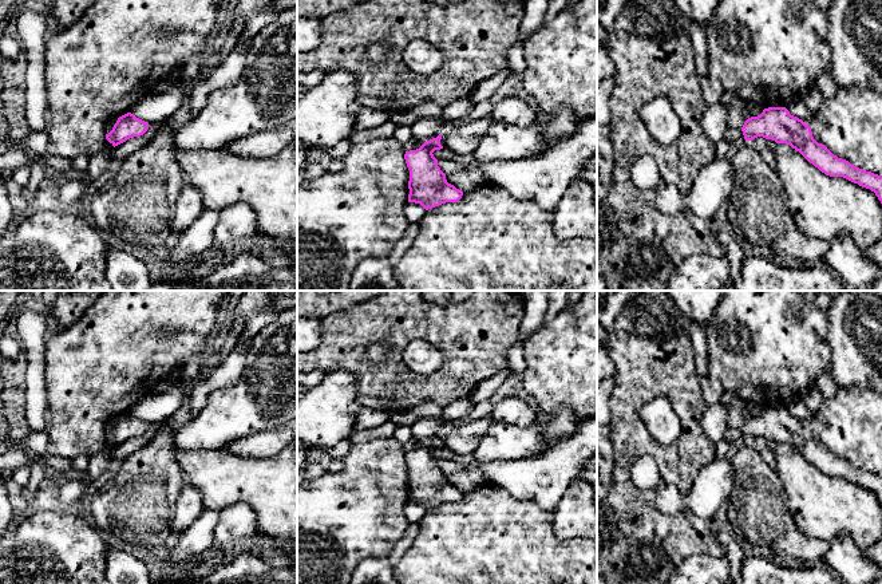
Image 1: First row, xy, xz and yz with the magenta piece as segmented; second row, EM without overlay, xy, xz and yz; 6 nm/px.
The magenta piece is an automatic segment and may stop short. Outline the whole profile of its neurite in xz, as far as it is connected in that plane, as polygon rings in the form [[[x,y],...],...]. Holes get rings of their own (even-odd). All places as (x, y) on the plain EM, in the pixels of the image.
[[[442,434],[404,454],[410,470],[408,502],[420,504],[426,510],[446,502],[458,502],[463,496],[462,490],[447,482],[446,474],[432,454],[443,449],[440,439]]]

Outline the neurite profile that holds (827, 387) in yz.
[[[827,371],[819,374],[816,387],[820,390],[824,400],[834,398],[838,390],[838,386],[832,382]]]

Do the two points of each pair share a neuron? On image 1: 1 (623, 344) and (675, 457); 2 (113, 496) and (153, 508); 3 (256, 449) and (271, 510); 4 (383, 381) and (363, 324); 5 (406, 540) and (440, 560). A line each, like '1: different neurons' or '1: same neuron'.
1: same neuron
2: same neuron
3: different neurons
4: same neuron
5: different neurons

